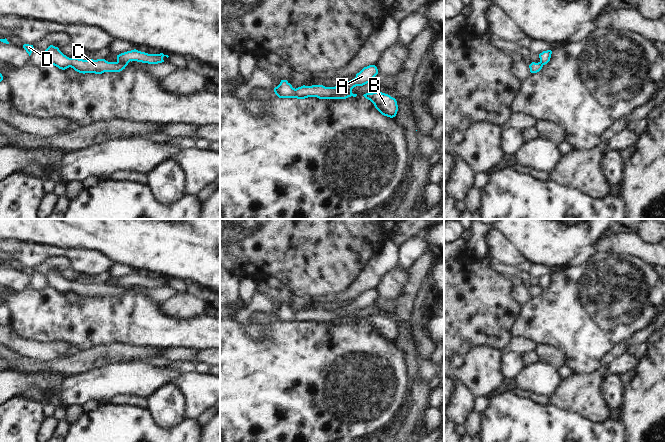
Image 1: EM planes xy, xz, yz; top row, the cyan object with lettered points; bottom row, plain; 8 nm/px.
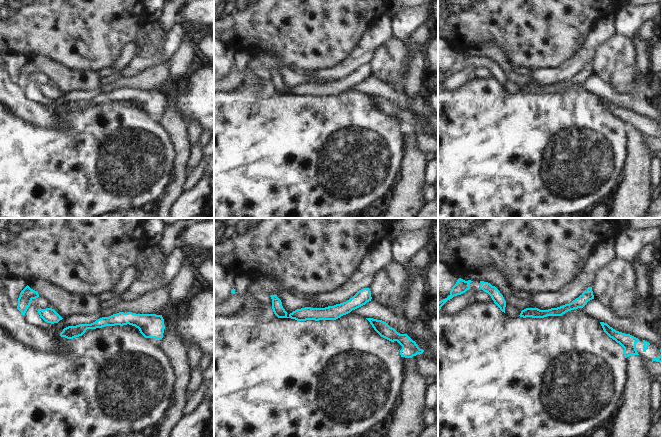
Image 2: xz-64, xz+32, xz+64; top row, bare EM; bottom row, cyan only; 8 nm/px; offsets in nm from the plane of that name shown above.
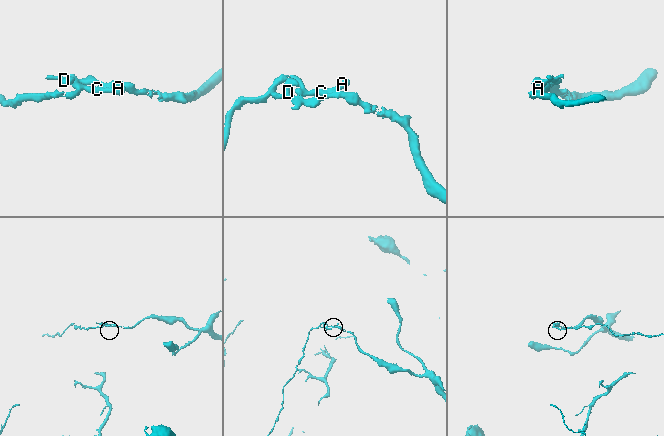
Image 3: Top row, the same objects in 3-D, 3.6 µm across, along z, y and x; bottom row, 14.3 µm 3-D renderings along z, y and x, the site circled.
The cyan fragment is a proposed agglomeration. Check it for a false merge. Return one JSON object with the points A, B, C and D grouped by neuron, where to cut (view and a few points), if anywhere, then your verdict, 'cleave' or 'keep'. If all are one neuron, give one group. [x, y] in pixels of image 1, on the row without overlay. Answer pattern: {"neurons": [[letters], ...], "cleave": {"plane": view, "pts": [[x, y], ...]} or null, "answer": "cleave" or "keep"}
{"neurons": [["A", "C"], ["B", "D"]], "cleave": {"plane": "xz", "pts": [[351, 314], [335, 318], [329, 322]]}, "answer": "cleave"}

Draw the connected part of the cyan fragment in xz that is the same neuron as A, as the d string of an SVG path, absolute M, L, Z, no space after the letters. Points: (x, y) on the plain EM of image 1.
M369 289L357 297L354 303L346 307L338 308L335 311L303 309L295 313L287 304L281 304L280 308L274 312L274 316L279 322L305 323L308 321L317 321L319 323L330 323L335 319L342 319L352 315L356 310L363 310L367 307L371 307L377 298L377 291L375 289Z

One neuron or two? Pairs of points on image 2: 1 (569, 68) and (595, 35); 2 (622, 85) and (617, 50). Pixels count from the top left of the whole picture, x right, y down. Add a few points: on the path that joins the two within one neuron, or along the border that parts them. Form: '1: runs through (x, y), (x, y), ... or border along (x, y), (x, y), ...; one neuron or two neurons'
1: runs through (577, 60), (591, 43); one neuron
2: runs through (620, 76), (617, 70), (617, 59); one neuron

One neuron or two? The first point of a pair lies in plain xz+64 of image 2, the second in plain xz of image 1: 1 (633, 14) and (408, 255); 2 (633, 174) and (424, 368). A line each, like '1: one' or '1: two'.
1: one
2: two

